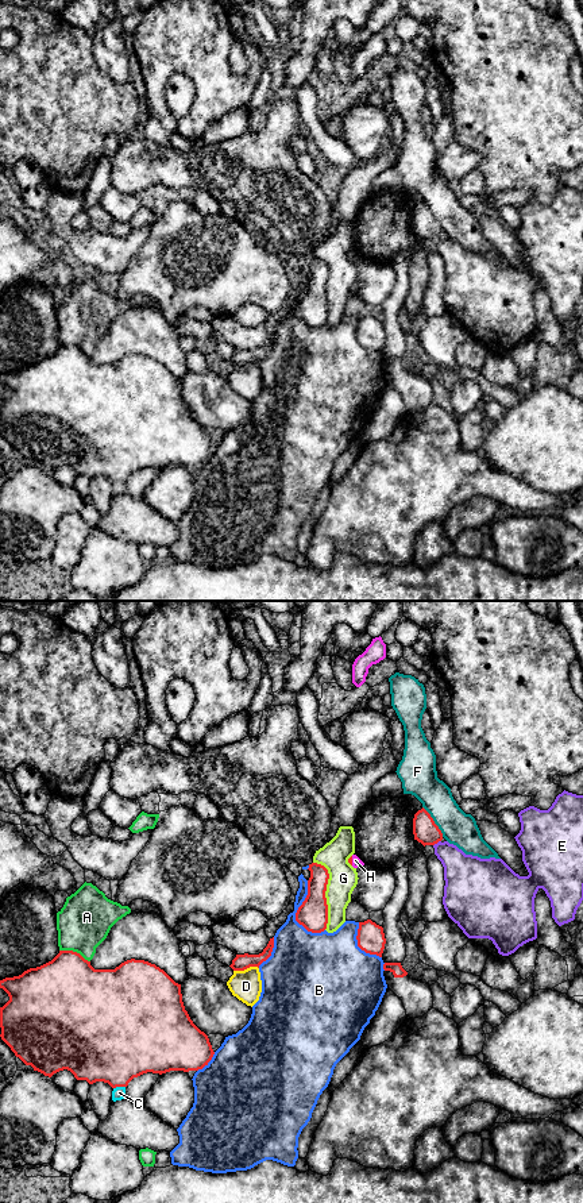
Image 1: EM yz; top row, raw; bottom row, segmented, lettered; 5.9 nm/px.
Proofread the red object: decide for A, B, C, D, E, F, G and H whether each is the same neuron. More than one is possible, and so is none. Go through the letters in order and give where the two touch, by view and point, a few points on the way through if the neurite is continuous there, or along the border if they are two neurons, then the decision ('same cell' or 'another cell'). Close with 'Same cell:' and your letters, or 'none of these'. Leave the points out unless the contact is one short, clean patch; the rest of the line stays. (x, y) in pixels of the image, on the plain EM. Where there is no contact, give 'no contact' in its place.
A: contact yz (74, 347); another cell
B: contact yz (296, 308); another cell
C: contact yz (119, 481); another cell
D: contact yz (246, 363); another cell
E: contact yz (436, 238); another cell
F: contact yz (433, 216); another cell
G: contact yz (324, 288); another cell
H: contact yz (351, 255); border yz (351, 251), (352, 259); another cell
Same cell: none of these

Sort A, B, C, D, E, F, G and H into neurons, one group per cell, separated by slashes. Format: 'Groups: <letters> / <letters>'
Groups: A / B / C / D / E / F / G / H

